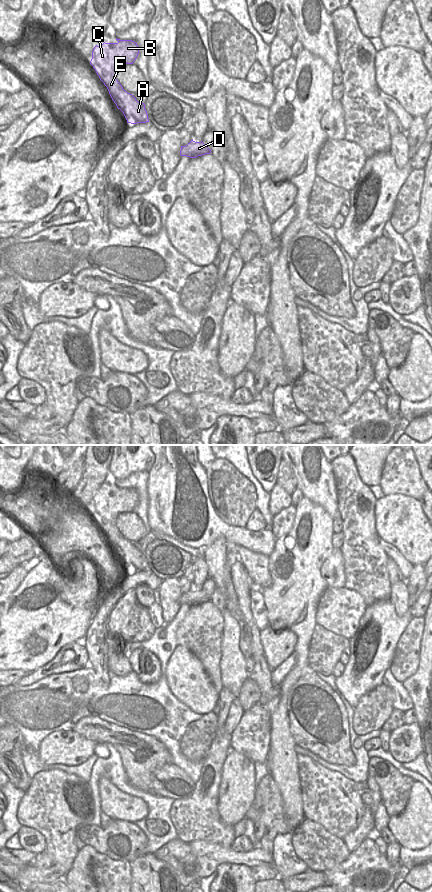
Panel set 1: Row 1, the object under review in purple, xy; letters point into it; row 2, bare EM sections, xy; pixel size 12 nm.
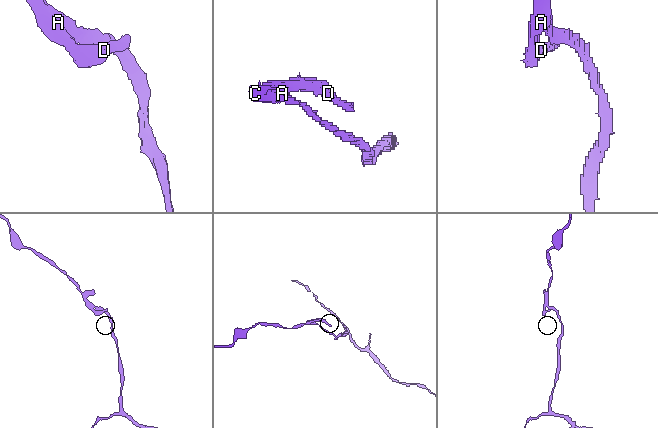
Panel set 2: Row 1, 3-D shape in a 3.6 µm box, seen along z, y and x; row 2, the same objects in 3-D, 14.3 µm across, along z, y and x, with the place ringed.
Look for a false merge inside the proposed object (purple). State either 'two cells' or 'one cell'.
two cells

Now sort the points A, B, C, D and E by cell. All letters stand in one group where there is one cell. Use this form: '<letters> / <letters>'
A / B C D E

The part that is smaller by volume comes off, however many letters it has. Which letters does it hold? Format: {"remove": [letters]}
{"remove": ["B", "C", "D", "E"]}

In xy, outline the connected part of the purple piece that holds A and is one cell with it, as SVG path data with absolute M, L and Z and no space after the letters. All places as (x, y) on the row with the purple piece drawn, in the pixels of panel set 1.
M134 96L125 99L123 105L125 108L121 111L132 115L137 123L149 122L145 104L138 102Z

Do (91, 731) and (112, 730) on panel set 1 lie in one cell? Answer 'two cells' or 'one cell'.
one cell

